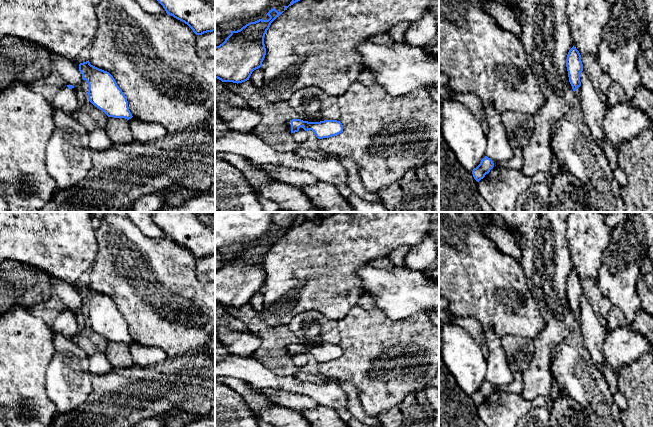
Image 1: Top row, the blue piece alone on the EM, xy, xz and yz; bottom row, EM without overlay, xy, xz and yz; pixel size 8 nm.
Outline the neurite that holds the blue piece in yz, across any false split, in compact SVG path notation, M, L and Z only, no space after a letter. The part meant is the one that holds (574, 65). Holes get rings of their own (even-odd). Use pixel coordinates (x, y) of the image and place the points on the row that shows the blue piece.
M573 46L567 55L566 67L568 71L569 82L575 93L577 103L580 103L581 82L580 74L583 71L583 64L579 51Z

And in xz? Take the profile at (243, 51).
M275 8L271 9L266 15L270 18L268 20L259 19L255 22L250 22L243 26L240 30L231 31L231 34L219 46L215 47L215 78L222 82L242 83L249 80L252 72L262 66L262 62L266 55L266 48L264 44L264 37L269 29L271 23L279 17L282 12L278 12Z

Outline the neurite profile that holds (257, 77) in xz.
M262 68L254 70L249 78L254 87L261 89L264 83L264 73Z

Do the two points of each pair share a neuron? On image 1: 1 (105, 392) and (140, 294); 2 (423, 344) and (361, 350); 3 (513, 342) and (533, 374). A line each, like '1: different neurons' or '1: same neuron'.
1: different neurons
2: same neuron
3: different neurons

